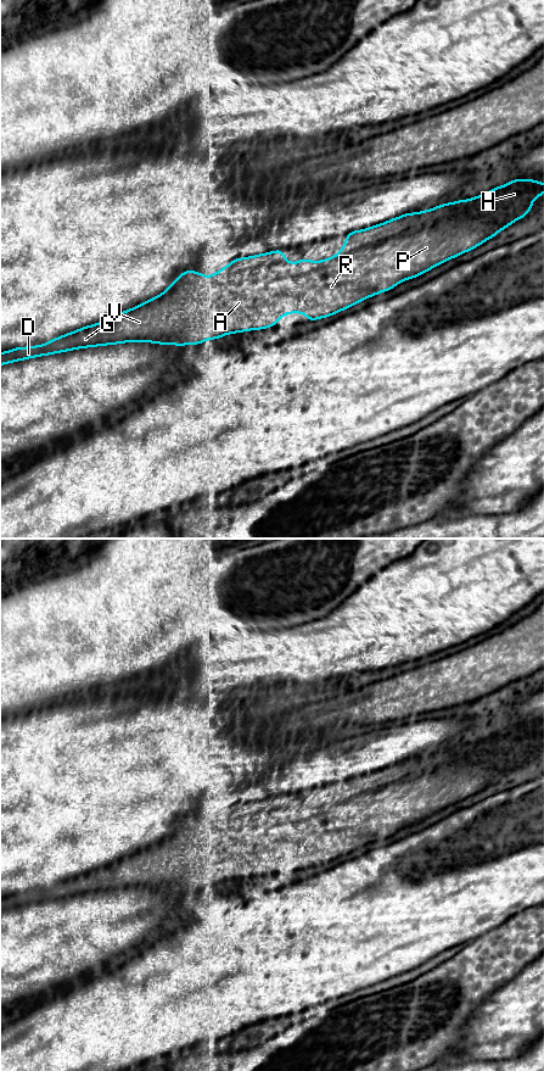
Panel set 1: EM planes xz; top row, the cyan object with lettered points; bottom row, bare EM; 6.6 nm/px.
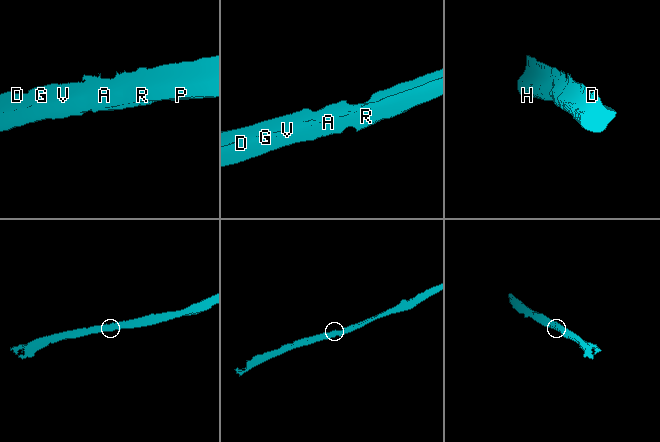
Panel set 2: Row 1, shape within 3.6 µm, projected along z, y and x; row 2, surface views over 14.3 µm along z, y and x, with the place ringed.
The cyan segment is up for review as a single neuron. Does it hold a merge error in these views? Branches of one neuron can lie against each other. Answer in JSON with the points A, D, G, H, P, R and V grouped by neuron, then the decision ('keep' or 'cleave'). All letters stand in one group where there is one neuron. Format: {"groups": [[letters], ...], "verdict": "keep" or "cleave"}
{"groups": [["A", "D", "G", "H", "P", "R", "V"]], "verdict": "keep"}

